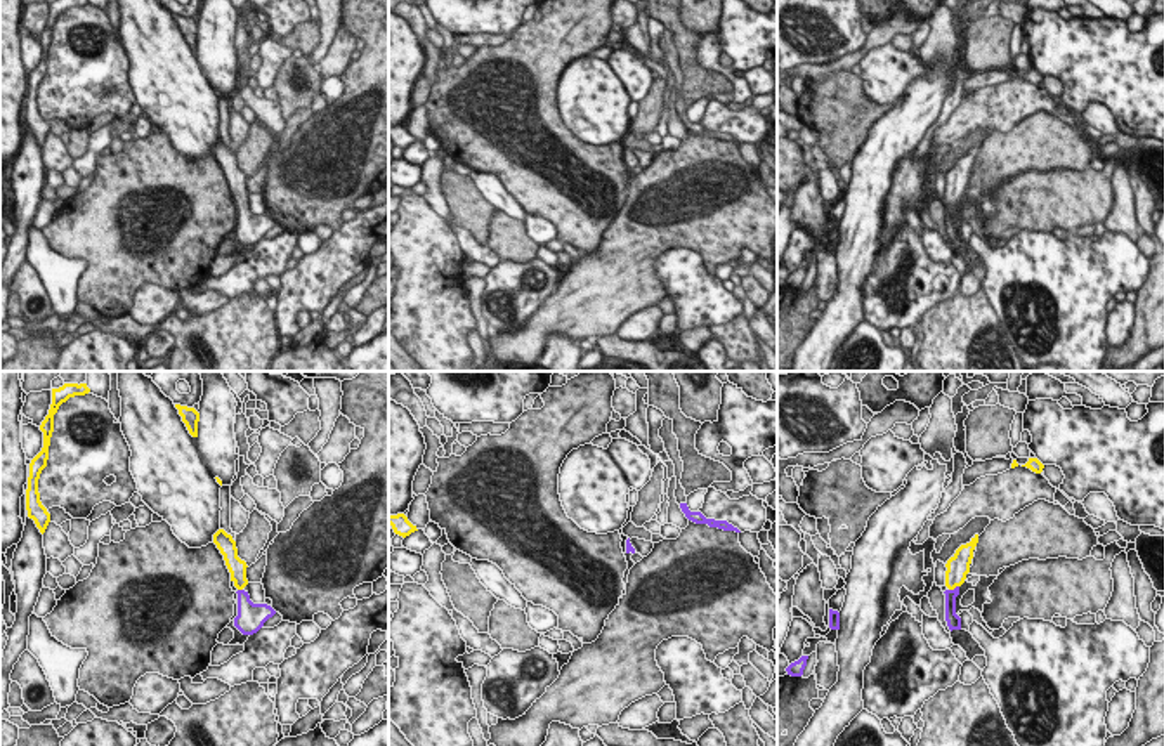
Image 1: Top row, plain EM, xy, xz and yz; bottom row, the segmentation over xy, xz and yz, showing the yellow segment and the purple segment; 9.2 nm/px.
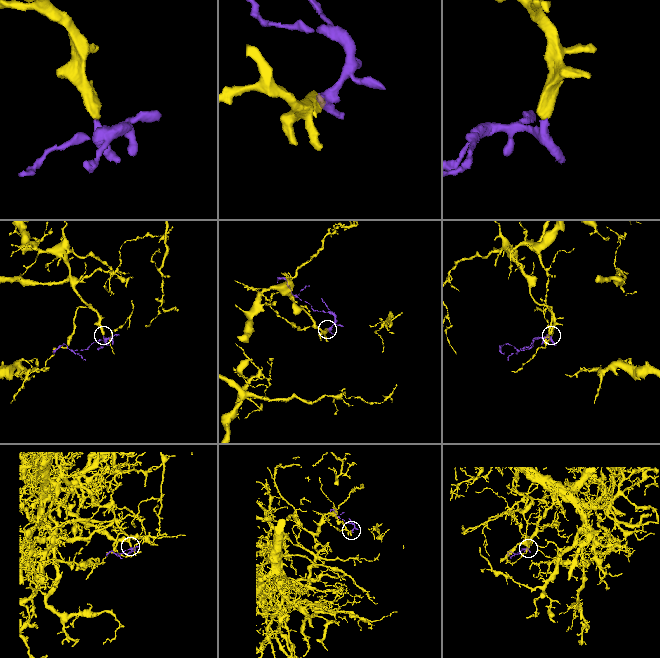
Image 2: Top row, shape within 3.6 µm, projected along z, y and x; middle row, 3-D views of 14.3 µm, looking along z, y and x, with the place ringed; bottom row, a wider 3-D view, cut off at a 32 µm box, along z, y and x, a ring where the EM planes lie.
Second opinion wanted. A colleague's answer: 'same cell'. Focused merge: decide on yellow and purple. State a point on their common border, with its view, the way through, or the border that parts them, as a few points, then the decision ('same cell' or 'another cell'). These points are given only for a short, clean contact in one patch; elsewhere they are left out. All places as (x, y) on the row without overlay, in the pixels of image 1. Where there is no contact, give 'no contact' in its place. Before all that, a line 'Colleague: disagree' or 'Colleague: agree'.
Colleague: agree
yz (953, 200) | across yz (958, 177), (953, 200), (951, 207) | same cell

